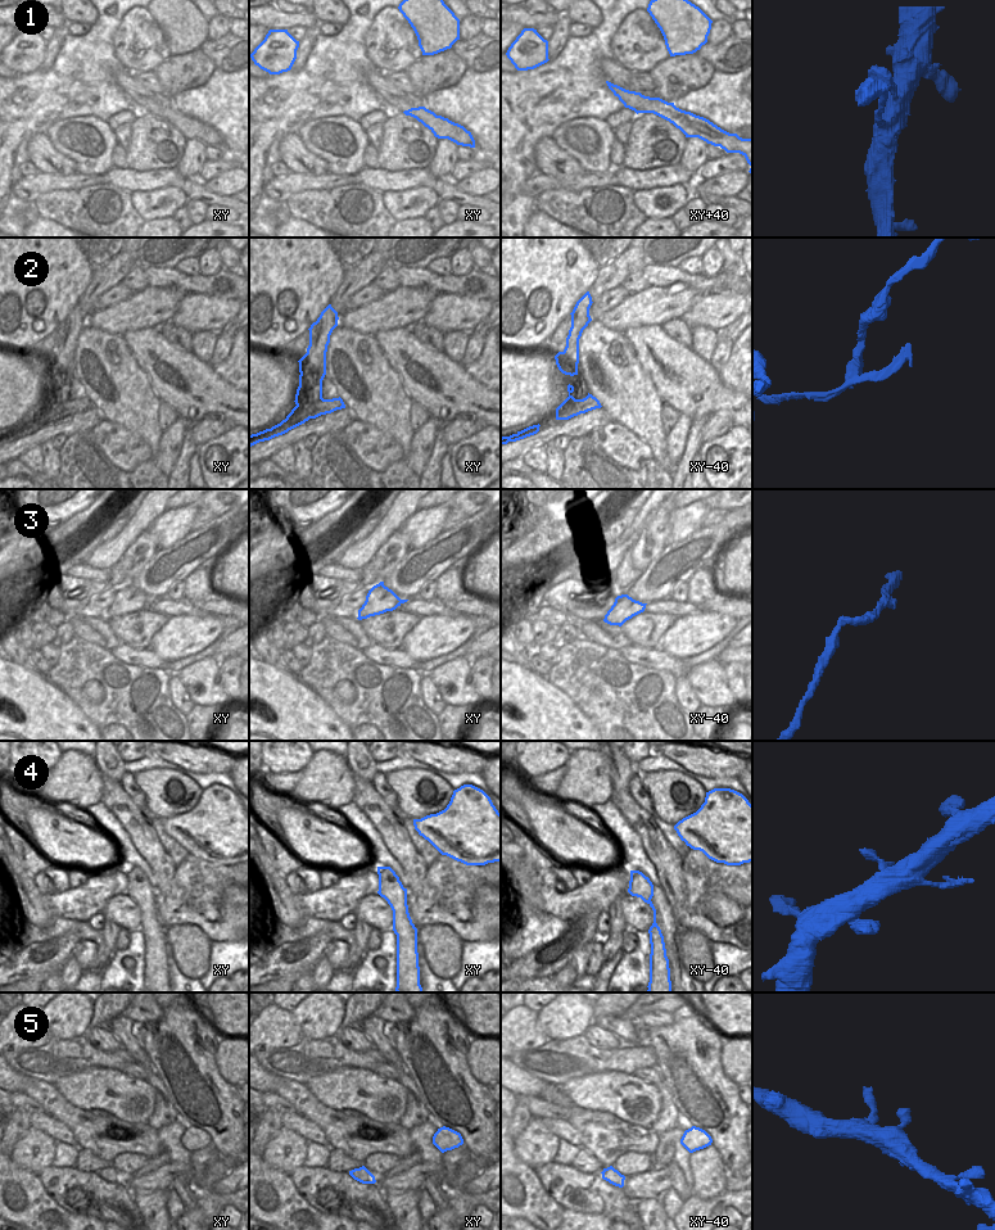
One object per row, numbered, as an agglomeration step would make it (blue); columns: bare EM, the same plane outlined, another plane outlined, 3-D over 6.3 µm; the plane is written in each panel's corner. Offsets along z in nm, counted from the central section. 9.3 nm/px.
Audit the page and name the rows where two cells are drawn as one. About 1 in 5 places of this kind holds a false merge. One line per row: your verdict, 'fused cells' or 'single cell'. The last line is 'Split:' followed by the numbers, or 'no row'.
1: single cell
2: fused cells
3: single cell
4: single cell
5: single cell
Split: 2

